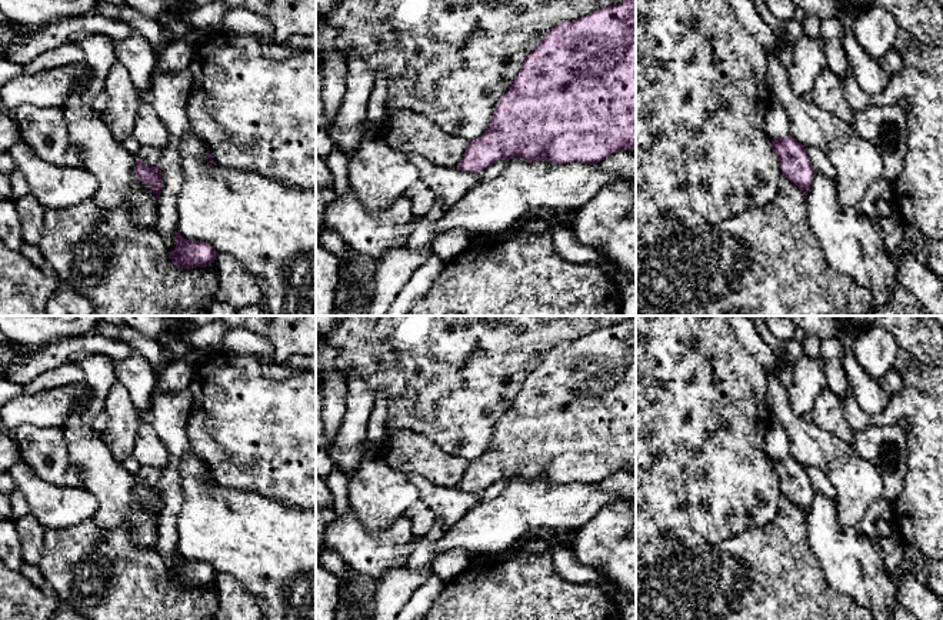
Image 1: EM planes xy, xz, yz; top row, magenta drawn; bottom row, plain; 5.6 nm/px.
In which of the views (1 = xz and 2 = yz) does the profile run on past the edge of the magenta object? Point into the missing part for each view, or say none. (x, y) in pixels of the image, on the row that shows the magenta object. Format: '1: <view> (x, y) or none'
1: none
2: none

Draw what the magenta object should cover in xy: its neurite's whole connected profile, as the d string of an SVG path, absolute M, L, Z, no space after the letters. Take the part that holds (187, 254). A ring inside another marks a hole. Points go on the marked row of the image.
M179 231L174 233L176 249L170 256L174 266L180 269L203 267L214 263L217 251L204 241L184 239Z

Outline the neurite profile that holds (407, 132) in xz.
M387 111L390 124L374 131L404 154L417 153L433 164L457 167L469 141L450 136L423 116L411 111Z

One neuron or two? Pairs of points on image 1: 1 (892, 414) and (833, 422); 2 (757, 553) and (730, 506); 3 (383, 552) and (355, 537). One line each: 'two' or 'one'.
1: two
2: two
3: one

